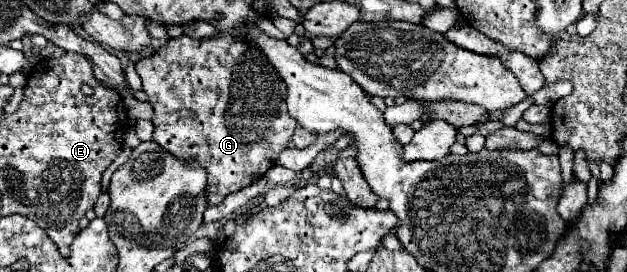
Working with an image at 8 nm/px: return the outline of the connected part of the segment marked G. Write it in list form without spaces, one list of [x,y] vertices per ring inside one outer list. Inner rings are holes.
[[[216,31],[214,37],[192,39],[182,35],[168,39],[156,55],[136,61],[136,73],[142,79],[142,89],[154,109],[154,141],[172,155],[194,161],[208,171],[208,203],[218,205],[228,193],[248,187],[252,181],[276,163],[278,155],[288,147],[296,119],[286,109],[286,83],[266,59],[266,55],[252,43],[246,43],[240,31]]]

